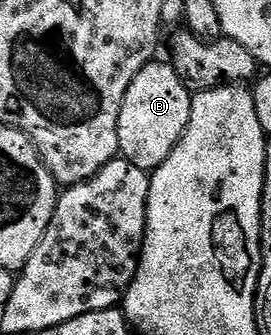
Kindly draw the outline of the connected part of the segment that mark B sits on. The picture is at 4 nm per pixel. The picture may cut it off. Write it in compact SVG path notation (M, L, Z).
M147 63L135 74L123 98L123 110L119 110L120 155L147 173L152 173L175 150L179 138L183 138L183 130L187 130L193 105L191 90L179 78L172 63L157 63Z

